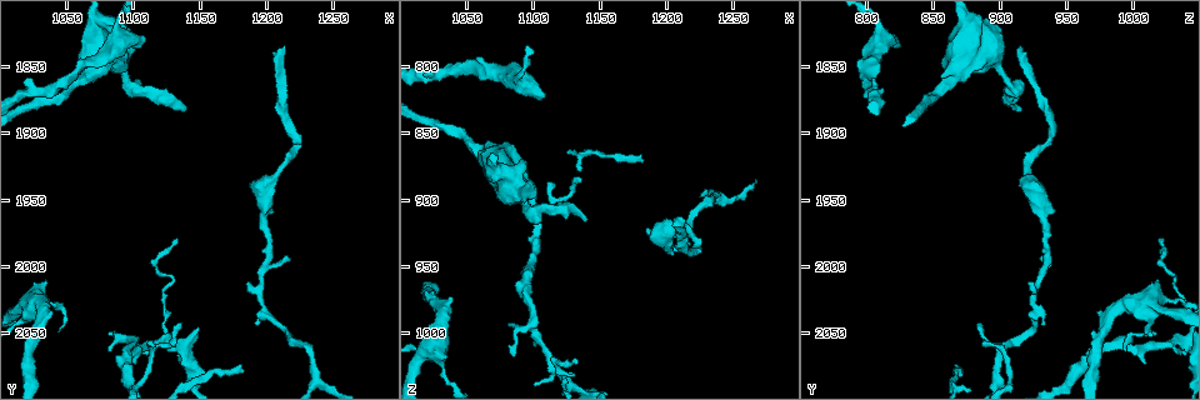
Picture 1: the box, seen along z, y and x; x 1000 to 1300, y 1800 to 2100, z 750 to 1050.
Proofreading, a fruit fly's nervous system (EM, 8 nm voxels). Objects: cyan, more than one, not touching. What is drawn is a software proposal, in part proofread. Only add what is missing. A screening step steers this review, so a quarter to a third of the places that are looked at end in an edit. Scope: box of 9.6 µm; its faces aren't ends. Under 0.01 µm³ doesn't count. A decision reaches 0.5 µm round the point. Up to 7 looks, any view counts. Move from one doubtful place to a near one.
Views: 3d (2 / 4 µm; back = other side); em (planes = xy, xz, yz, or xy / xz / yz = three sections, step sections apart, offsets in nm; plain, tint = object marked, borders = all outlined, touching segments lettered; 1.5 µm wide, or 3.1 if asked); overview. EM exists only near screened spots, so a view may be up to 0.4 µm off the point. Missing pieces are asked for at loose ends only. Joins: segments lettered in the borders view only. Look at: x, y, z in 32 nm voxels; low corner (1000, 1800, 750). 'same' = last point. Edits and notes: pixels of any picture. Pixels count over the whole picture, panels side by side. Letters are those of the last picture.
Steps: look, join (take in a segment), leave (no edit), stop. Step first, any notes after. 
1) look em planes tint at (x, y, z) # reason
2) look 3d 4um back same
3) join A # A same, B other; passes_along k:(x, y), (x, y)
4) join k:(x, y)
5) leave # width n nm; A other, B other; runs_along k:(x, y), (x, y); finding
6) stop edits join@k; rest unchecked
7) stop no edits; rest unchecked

look em planes tint at (1214, 1836, 916) # branch stops here

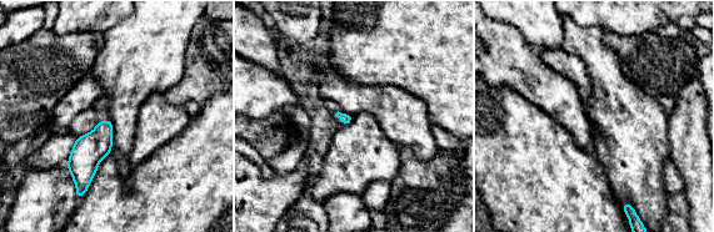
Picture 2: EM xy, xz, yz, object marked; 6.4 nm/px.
look em planes borders same

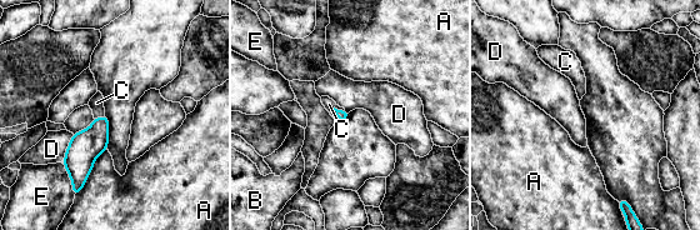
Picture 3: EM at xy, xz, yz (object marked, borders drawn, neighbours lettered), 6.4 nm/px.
join C # A other, B other, C same, D other, E other; passes_along 3:(343, 115), (334, 114), (329, 104); the cell continues

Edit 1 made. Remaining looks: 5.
look em planes borders at (1132, 1982, 1024) # end of a long branch

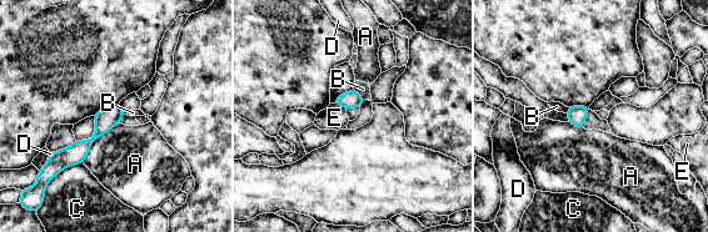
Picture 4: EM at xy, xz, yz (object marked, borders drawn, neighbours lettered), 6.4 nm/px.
leave # A other, B other, C other, D other, E other; runs_along 4:(116, 107), (100, 131), (56, 167); no lettered segment goes on from it

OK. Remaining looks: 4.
stop edits join@3; rest unchecked

